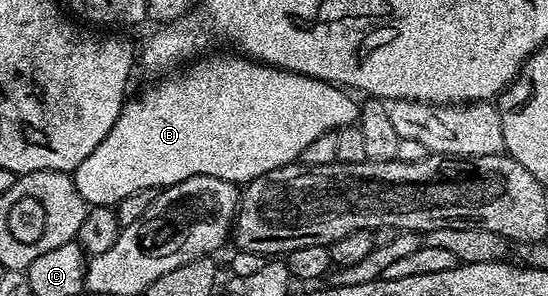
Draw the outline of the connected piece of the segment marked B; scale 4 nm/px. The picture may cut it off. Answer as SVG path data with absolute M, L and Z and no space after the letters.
M245 55L233 56L203 56L189 66L190 77L170 75L155 80L158 82L148 86L139 97L131 96L127 100L104 143L100 143L100 147L96 147L96 151L92 151L92 155L88 155L76 171L78 190L87 206L114 207L126 196L141 189L158 191L167 185L192 179L192 175L216 175L216 179L235 183L254 181L268 171L295 164L301 158L304 147L320 139L320 135L357 122L359 102L354 102L345 88L278 69L275 65L264 65Z

